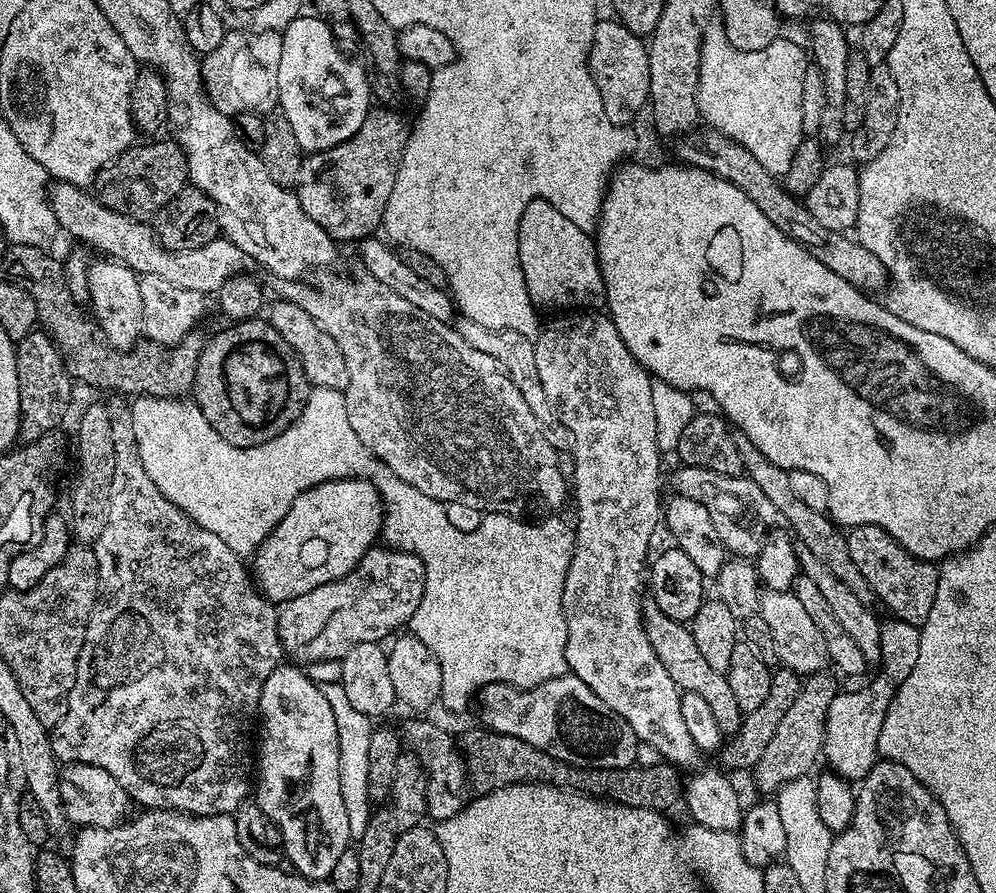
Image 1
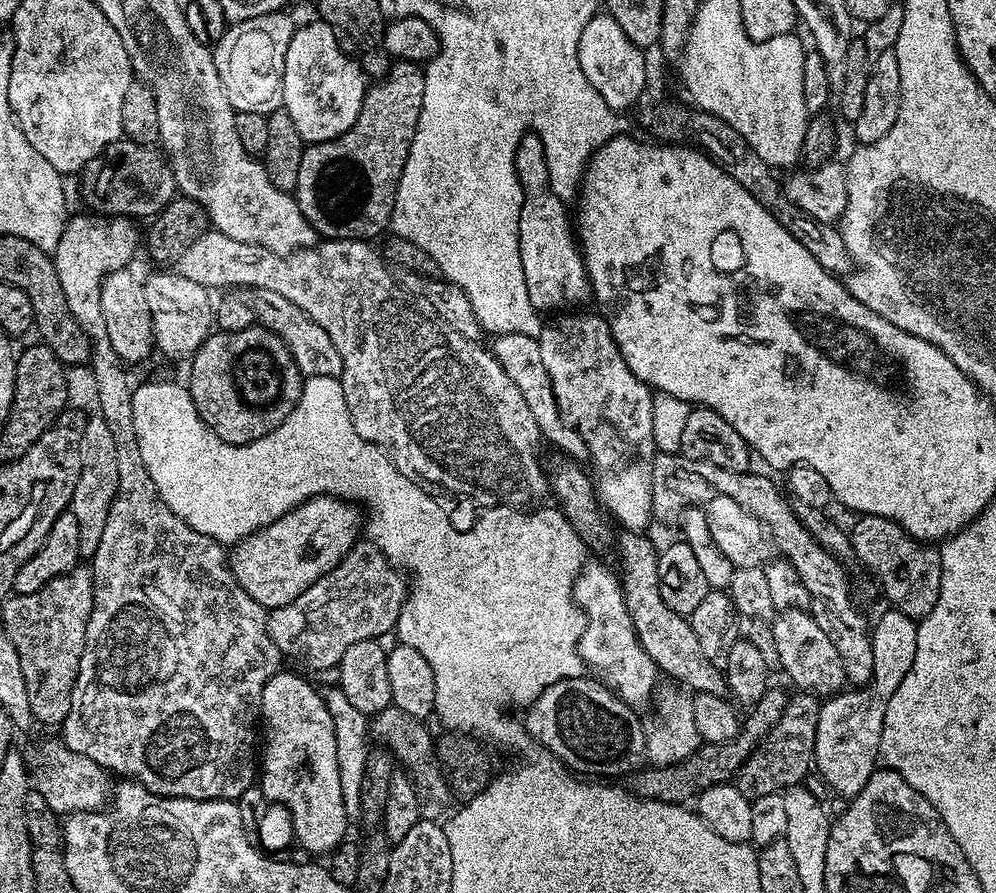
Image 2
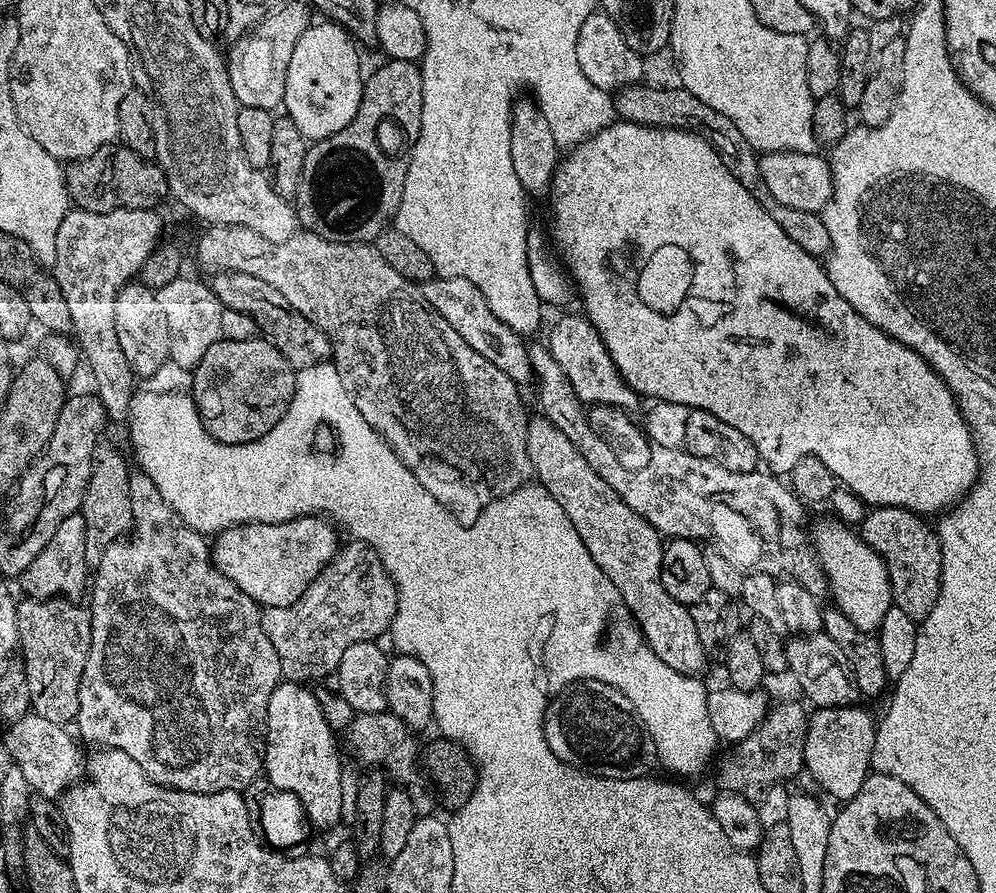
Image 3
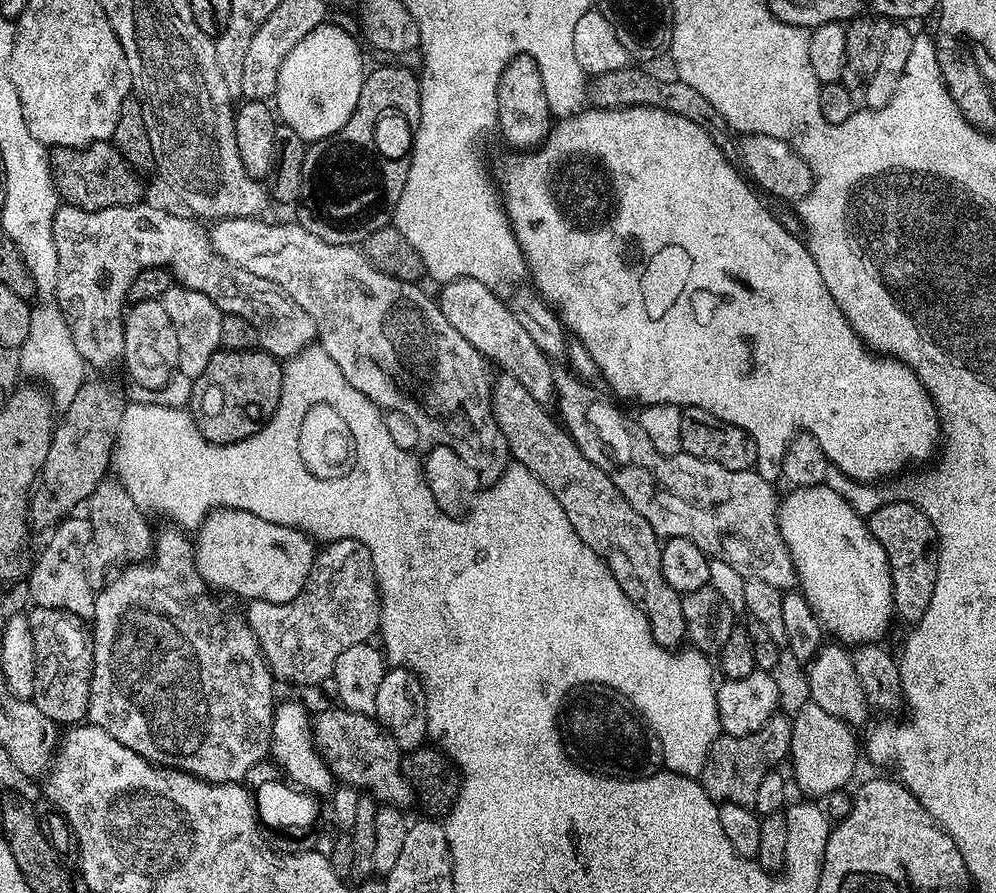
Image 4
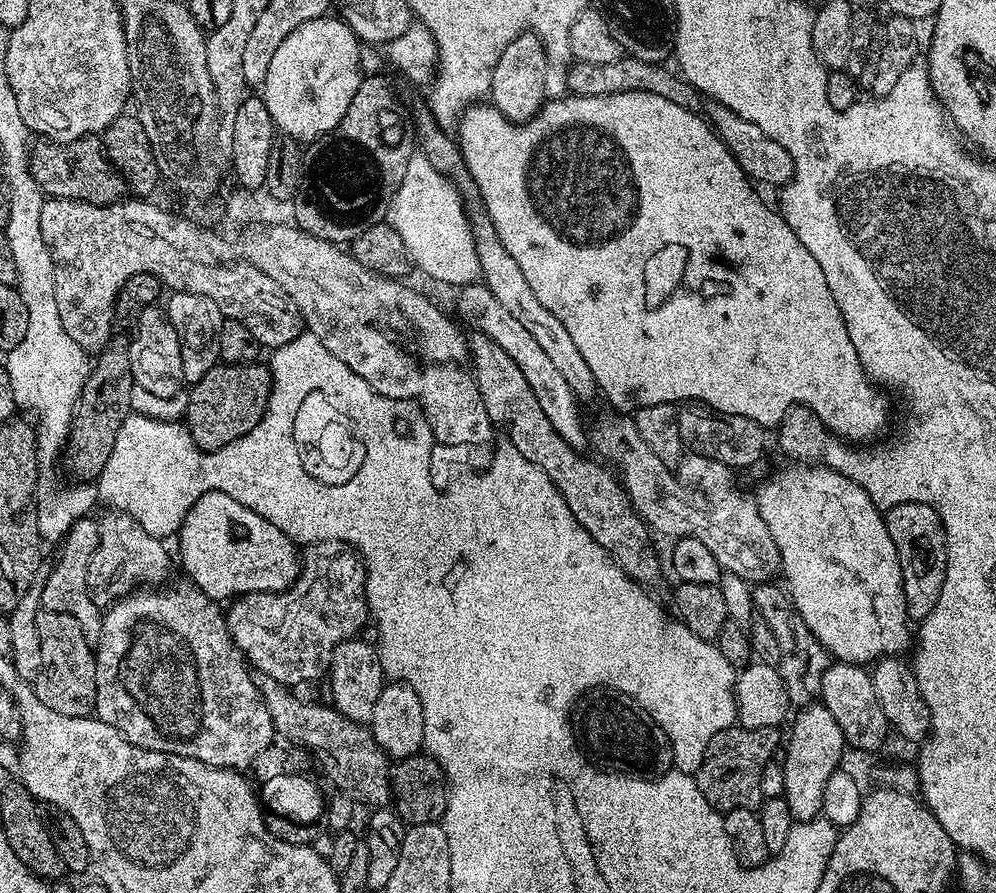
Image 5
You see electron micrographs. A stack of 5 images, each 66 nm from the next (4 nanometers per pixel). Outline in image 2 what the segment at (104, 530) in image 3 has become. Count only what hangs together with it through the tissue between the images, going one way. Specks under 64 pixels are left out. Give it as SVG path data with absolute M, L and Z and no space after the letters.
M92 414L84 421L84 433L80 443L80 473L78 486L74 486L74 494L70 511L78 518L78 542L80 555L90 558L98 550L98 542L102 542L102 530L106 530L106 518L114 498L118 494L118 458L114 451L114 437L106 422L98 414Z

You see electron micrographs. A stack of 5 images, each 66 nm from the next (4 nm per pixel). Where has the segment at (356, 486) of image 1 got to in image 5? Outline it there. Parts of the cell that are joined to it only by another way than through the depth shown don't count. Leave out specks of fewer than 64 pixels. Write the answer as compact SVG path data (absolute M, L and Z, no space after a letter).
M202 494L190 506L178 533L179 540L178 564L184 567L183 575L212 602L228 602L251 592L284 592L300 577L302 556L297 541L242 506L242 502L230 498L230 494Z

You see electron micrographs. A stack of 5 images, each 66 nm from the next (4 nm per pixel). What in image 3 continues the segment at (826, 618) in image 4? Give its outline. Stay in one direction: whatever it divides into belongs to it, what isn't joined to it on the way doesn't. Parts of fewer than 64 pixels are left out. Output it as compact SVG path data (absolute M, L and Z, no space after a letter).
M839 518L820 520L810 528L810 540L816 550L820 569L828 579L831 603L850 620L858 630L875 633L892 603L892 587L884 560L867 540L860 537L855 527Z

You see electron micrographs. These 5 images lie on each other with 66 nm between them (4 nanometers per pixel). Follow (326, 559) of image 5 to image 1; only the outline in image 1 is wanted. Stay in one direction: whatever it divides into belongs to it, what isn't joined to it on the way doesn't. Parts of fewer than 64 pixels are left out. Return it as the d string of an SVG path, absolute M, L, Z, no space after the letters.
M373 546L350 574L282 605L276 621L285 657L300 666L323 660L341 661L362 642L387 641L399 624L411 621L418 602L422 602L423 589L424 563L417 556L387 546Z

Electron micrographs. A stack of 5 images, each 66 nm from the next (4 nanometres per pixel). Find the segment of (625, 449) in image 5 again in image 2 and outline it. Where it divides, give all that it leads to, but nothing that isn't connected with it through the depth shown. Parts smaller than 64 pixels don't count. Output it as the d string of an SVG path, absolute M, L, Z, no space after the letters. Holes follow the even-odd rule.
M526 334L497 335L493 344L490 344L490 351L496 361L510 374L514 386L522 390L522 398L526 398L526 406L530 406L530 414L534 414L534 422L538 422L543 439L548 440L556 448L561 448L565 457L577 462L584 462L589 459L588 447L580 436L579 430L569 426L560 413L560 408L554 398L552 383L548 377L546 366L542 366L542 350L540 341L535 336ZM660 454L655 460L651 465L652 514L657 521L672 519L675 521L685 508L700 508L702 514L706 514L706 522L710 526L714 542L718 542L718 546L724 549L726 558L730 558L730 562L736 568L758 568L767 564L769 560L781 558L788 560L790 566L798 570L798 578L802 578L806 590L810 590L813 598L830 602L830 610L834 610L834 614L838 614L838 618L842 618L842 622L846 622L850 630L865 631L864 616L852 601L852 588L848 585L848 576L840 565L841 561L831 552L827 552L809 534L804 523L800 521L797 509L789 503L785 493L783 491L780 493L766 477L752 476L751 471L731 472L710 462L691 460L682 454Z

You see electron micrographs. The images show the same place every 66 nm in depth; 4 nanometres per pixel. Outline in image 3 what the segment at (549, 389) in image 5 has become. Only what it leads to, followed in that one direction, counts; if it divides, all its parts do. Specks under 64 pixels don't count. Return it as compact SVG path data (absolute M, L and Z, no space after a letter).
M436 276L423 281L419 290L424 296L424 303L442 314L442 318L446 318L446 322L462 334L462 342L478 350L486 362L494 362L494 366L498 366L498 370L502 370L502 374L509 376L518 386L524 386L528 379L533 379L532 359L528 356L529 345L524 344L525 337L494 318L490 306L486 306L486 298L482 298L482 292L474 286L474 282L466 282L466 278L457 276Z

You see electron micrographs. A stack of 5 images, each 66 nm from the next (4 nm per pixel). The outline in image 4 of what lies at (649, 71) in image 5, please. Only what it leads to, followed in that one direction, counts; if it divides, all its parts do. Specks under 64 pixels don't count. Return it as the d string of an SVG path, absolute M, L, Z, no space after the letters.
M629 66L622 70L614 70L610 74L602 74L595 77L590 84L590 100L593 105L602 108L629 108L630 106L654 106L662 110L670 110L682 118L690 118L690 122L700 124L707 132L719 134L725 131L724 119L694 90L694 86L686 86L679 78L672 80L659 80L656 76L651 76L648 72L643 72L640 68Z

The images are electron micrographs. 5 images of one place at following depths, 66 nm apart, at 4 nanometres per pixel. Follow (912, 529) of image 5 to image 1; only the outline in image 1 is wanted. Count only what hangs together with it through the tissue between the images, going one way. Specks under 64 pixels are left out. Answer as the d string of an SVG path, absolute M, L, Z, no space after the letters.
M878 526L848 528L846 535L850 546L850 558L854 558L854 566L862 570L862 578L866 578L866 582L871 586L875 599L880 599L892 611L889 613L895 619L922 626L938 594L940 573L937 565L911 556L900 543L890 538L886 530Z

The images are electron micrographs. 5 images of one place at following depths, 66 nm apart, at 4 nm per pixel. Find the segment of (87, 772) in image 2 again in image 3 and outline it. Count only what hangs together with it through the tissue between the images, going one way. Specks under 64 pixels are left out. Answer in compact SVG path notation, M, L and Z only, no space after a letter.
M35 714L26 715L18 722L7 725L4 744L8 747L8 760L22 770L29 789L37 796L51 800L64 795L86 772L86 756L76 749L73 733L63 724L49 722Z

